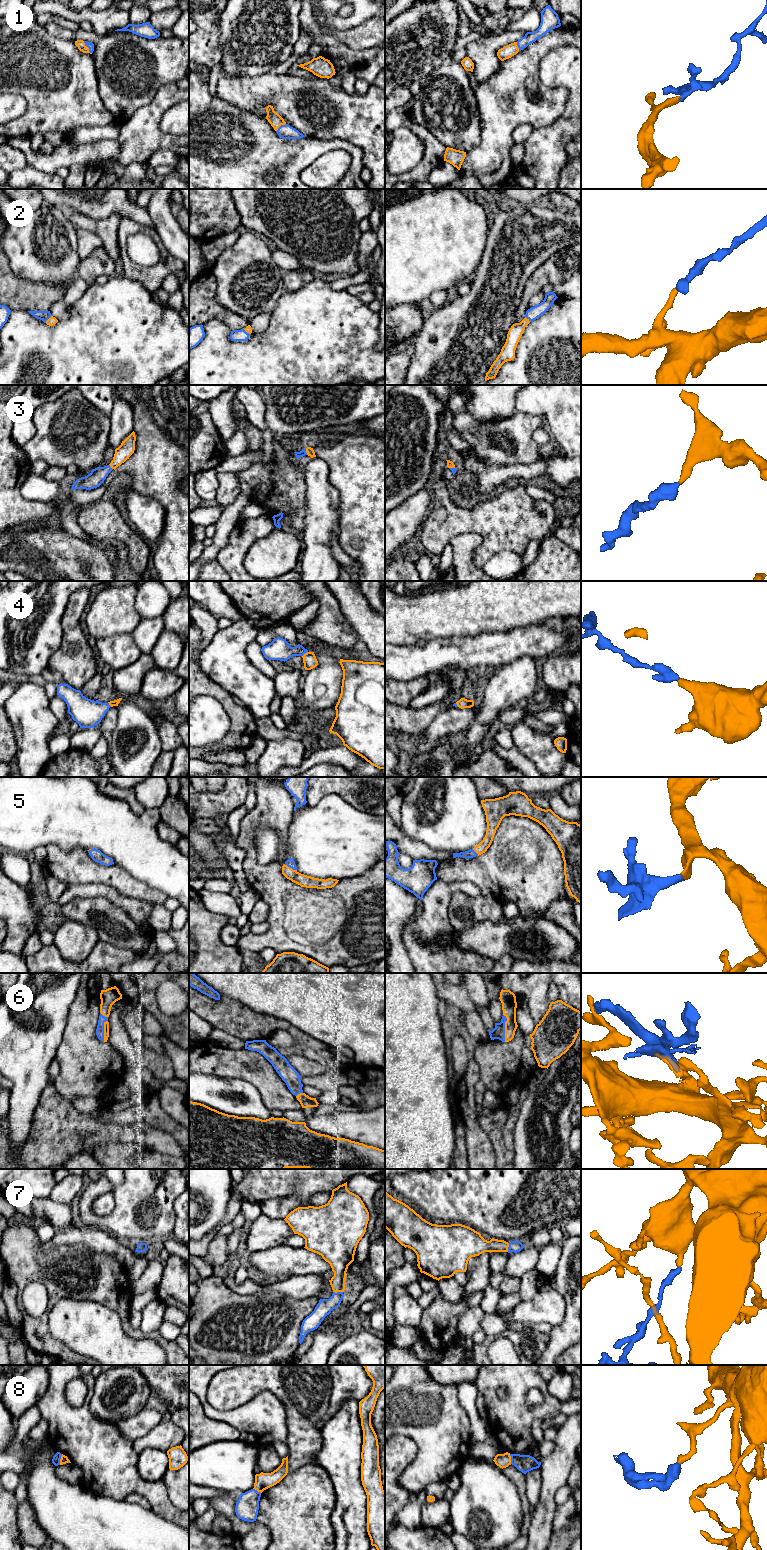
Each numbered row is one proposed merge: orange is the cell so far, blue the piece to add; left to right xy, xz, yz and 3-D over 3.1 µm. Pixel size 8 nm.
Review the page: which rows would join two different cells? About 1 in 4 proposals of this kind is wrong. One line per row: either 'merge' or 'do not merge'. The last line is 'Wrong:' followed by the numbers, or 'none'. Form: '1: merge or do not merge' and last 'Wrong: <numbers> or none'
1: merge
2: merge
3: merge
4: merge
5: merge
6: merge
7: merge
8: do not merge
Wrong: 8

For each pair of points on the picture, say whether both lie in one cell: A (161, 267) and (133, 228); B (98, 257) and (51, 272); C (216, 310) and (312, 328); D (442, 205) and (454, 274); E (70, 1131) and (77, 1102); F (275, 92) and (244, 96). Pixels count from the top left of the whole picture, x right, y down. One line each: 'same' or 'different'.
A: same
B: different
C: different
D: same
E: different
F: same

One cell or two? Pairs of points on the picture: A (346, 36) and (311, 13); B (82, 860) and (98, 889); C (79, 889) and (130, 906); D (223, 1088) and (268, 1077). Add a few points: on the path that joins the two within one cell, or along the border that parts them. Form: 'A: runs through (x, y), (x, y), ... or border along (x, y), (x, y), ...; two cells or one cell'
A: border along (359, 24), (329, 32); two cells
B: border along (71, 883), (102, 883), (112, 886), (117, 891); two cells
C: runs through (92, 890), (107, 891), (117, 899); one cell
D: border along (226, 1076), (251, 1082), (259, 1092), (262, 1102); two cells

